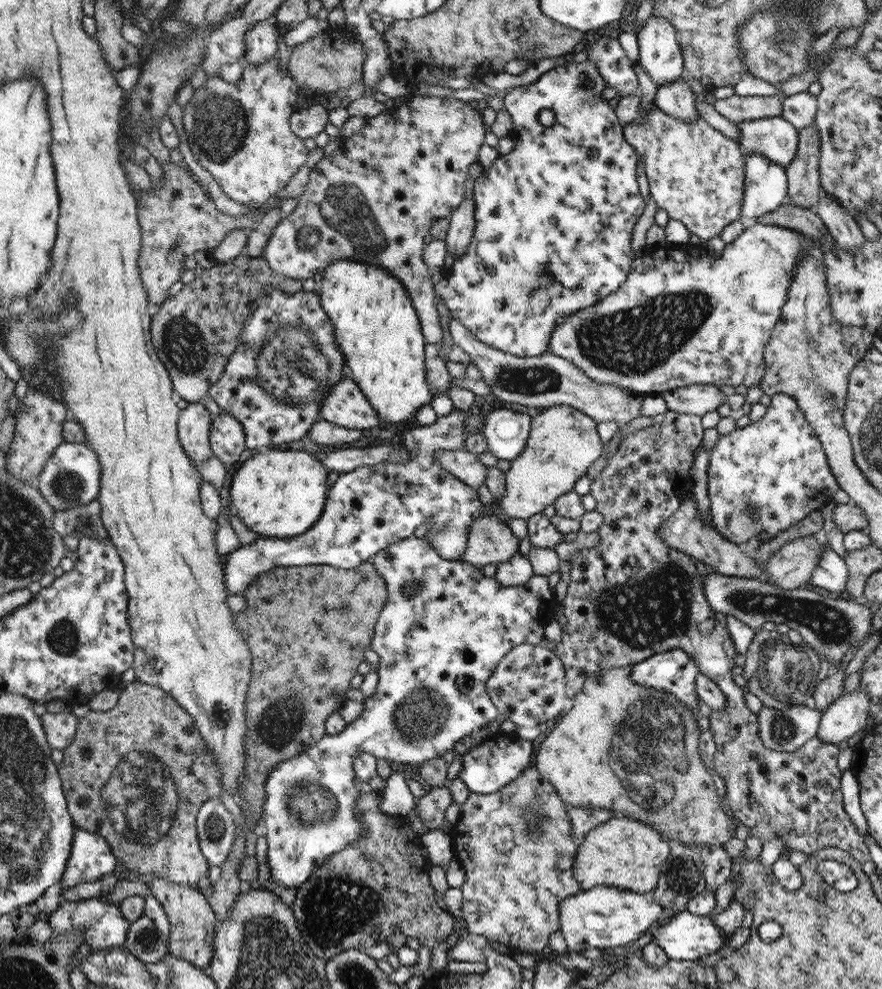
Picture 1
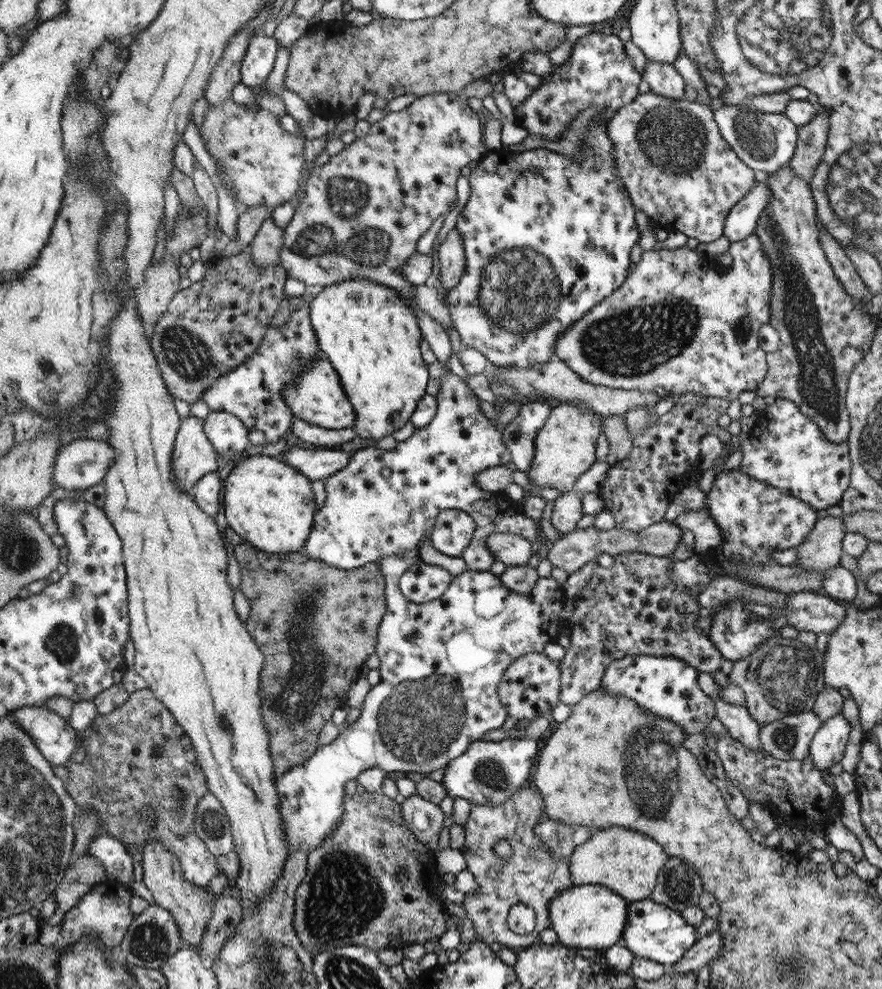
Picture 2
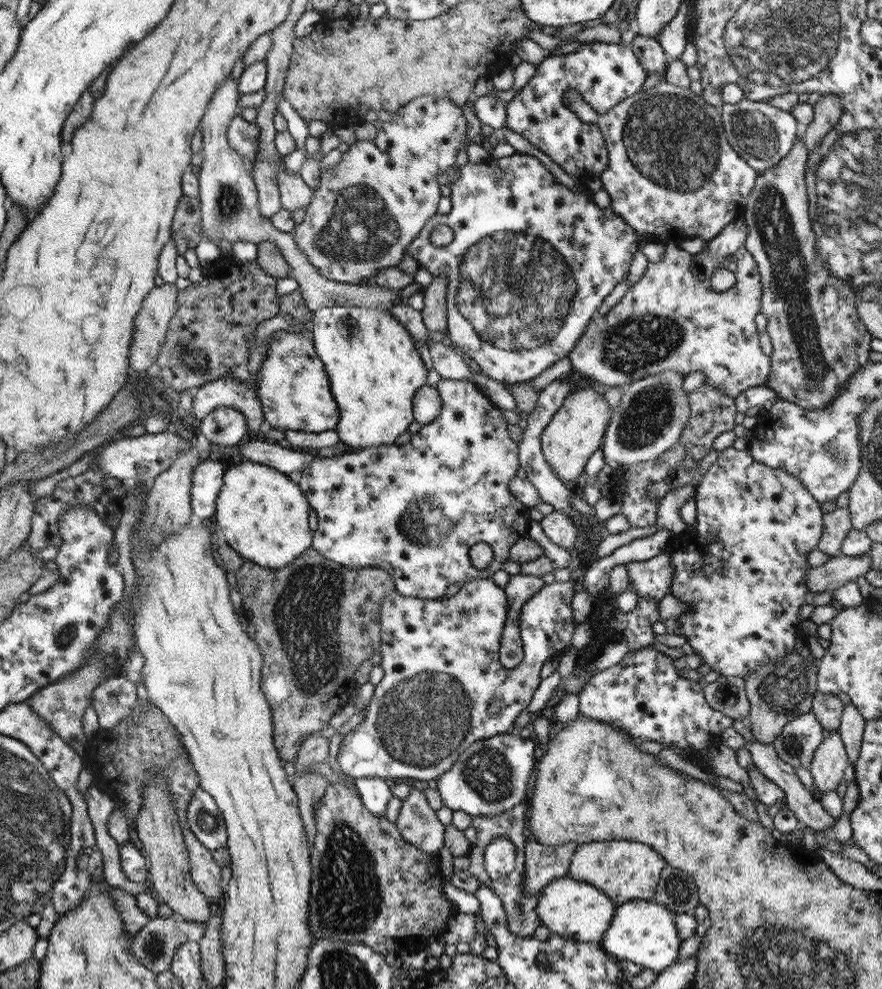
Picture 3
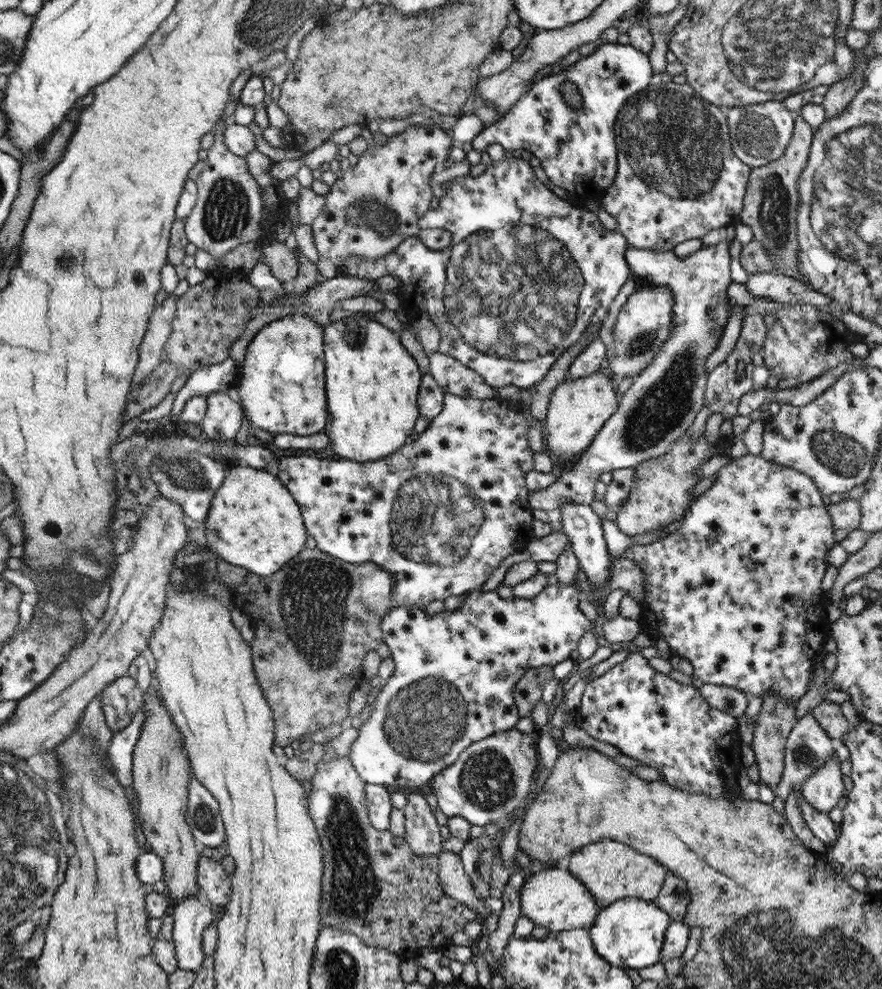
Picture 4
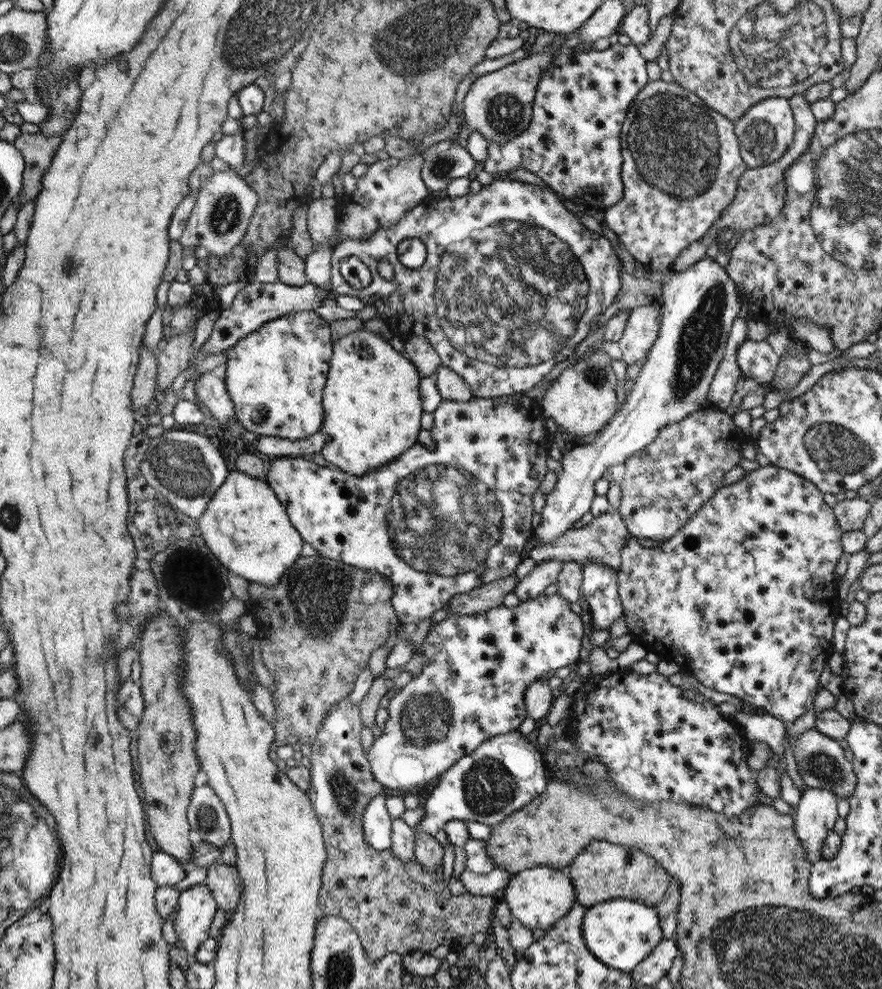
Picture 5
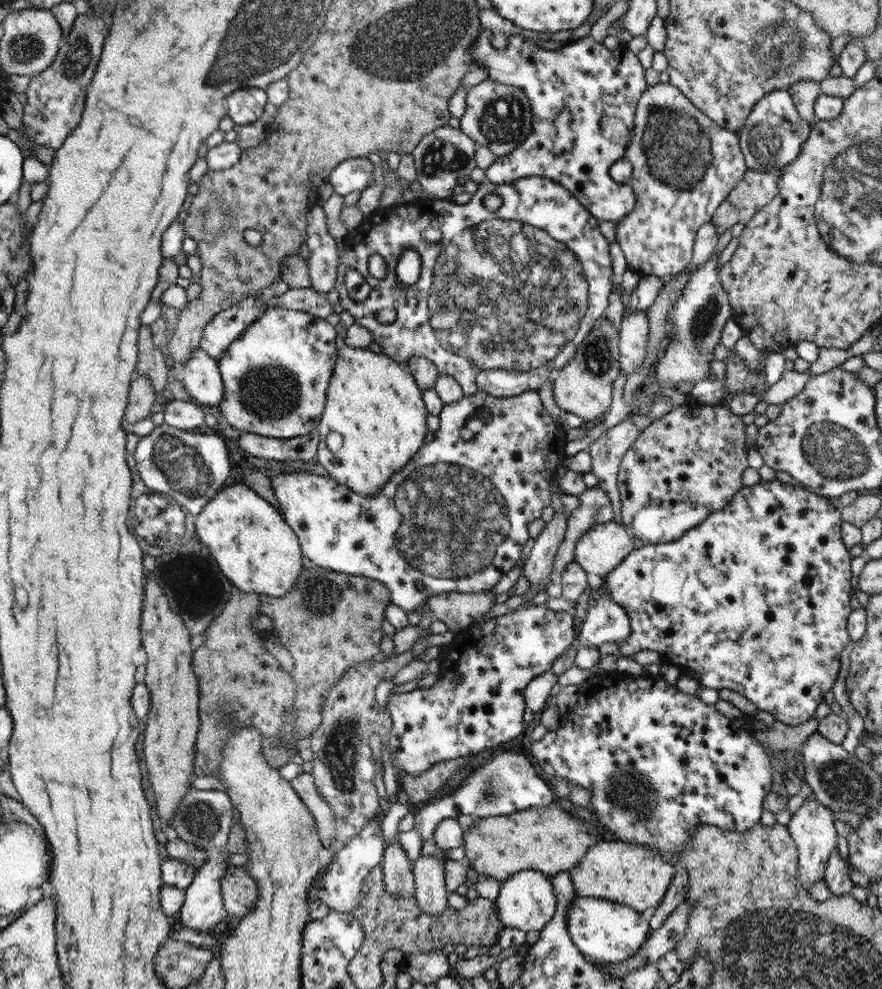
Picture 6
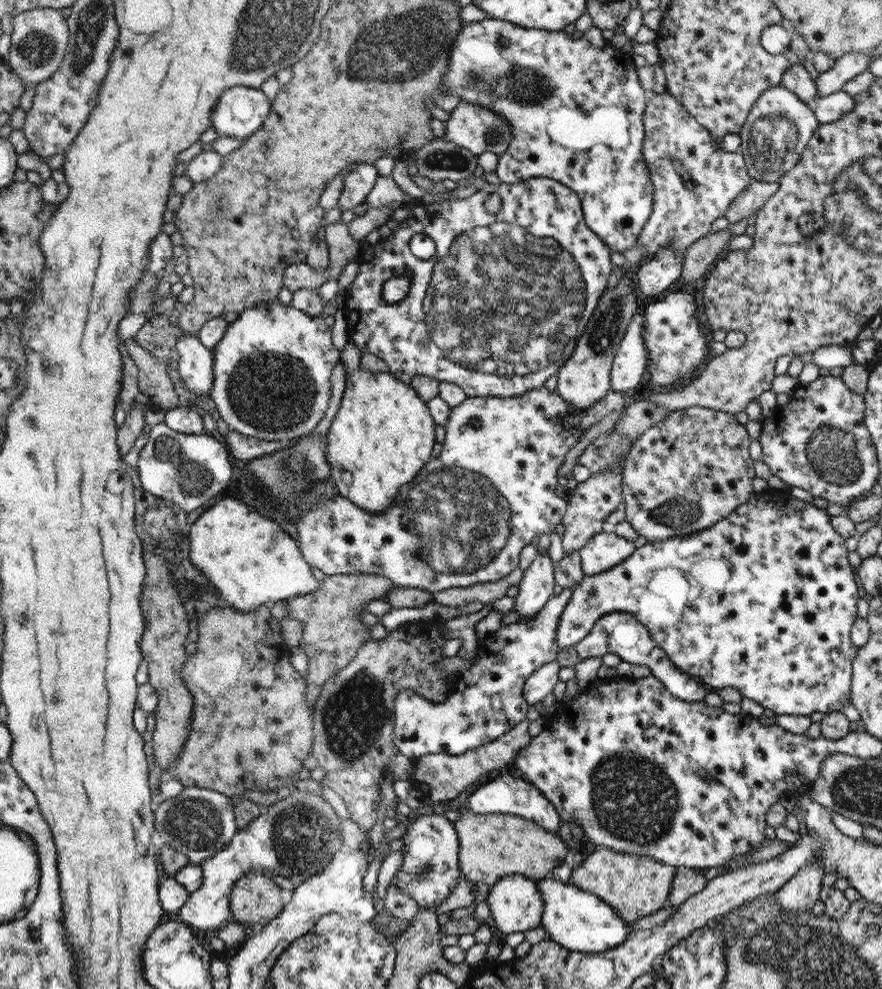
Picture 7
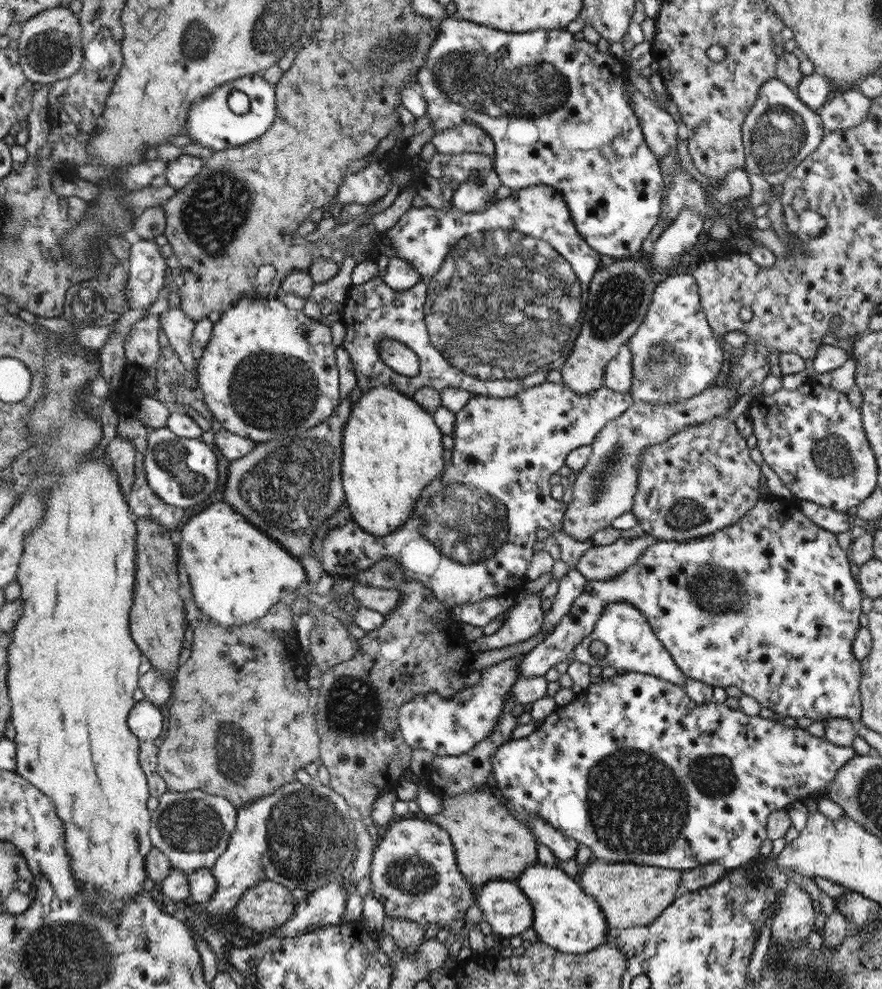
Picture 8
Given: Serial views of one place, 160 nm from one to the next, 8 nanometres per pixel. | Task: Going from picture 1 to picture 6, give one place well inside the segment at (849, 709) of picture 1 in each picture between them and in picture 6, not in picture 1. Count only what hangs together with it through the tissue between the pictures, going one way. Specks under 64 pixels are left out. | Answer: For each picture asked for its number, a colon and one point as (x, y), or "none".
2: (828, 746)
3: (827, 767)
4: (823, 790)
5: (814, 818)
6: (812, 828)

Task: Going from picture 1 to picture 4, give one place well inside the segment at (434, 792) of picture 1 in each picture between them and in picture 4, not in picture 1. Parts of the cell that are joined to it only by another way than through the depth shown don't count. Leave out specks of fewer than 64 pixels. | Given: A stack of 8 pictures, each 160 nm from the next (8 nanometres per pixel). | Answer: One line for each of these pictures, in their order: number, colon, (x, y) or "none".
2: (425, 819)
3: (419, 824)
4: (423, 836)

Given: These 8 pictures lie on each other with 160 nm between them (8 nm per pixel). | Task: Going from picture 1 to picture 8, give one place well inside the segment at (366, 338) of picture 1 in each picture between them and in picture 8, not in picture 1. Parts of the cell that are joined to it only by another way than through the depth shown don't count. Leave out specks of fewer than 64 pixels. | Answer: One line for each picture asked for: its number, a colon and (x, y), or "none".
2: (368, 332)
3: (375, 371)
4: (372, 383)
5: (372, 400)
6: (374, 424)
7: (382, 436)
8: (392, 450)

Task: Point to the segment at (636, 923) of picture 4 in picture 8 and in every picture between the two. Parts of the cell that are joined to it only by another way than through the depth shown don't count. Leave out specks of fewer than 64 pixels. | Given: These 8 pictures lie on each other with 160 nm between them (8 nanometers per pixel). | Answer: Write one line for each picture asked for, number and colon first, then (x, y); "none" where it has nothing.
5: (621, 932)
6: (605, 932)
7: (578, 921)
8: (565, 917)

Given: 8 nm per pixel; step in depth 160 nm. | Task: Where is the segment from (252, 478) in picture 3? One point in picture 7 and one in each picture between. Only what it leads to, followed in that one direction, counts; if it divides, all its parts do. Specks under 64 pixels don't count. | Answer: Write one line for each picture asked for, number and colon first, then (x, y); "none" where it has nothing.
4: (254, 522)
5: (248, 528)
6: (257, 550)
7: (251, 562)

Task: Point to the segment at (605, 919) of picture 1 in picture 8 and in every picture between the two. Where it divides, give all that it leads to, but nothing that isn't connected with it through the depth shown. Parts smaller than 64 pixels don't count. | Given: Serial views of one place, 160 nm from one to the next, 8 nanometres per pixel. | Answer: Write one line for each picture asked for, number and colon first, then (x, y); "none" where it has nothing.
2: (585, 916)
3: (579, 911)
4: (555, 899)
5: (539, 897)
6: (527, 901)
7: (516, 905)
8: (506, 908)

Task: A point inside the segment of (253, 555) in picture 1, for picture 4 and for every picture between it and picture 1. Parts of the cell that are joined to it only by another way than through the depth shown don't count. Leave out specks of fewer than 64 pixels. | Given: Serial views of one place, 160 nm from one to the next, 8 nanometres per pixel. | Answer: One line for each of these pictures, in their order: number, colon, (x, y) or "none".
2: (383, 502)
3: (415, 510)
4: (440, 515)

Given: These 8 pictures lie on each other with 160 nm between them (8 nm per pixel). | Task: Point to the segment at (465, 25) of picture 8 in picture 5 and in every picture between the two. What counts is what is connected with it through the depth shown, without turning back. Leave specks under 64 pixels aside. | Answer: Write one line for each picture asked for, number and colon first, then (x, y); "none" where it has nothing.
5: (574, 142)
6: (583, 99)
7: (575, 112)

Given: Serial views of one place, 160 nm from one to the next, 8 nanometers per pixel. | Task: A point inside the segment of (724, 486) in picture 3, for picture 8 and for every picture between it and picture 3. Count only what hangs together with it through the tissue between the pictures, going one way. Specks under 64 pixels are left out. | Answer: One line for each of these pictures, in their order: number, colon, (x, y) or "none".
4: (737, 590)
5: (743, 598)
6: (756, 599)
7: (764, 601)
8: (769, 604)

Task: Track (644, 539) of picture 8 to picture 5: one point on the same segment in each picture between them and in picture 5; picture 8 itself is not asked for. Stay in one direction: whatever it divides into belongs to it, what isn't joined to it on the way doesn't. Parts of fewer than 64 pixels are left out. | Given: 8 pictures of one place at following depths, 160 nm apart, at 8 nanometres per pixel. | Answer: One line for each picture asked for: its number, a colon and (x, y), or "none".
5: (602, 540)
6: (599, 551)
7: (604, 551)

